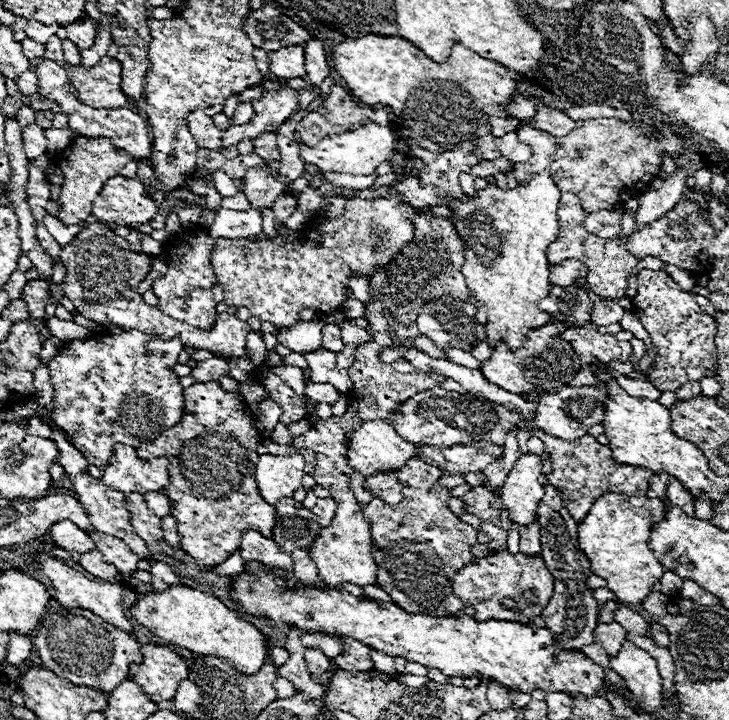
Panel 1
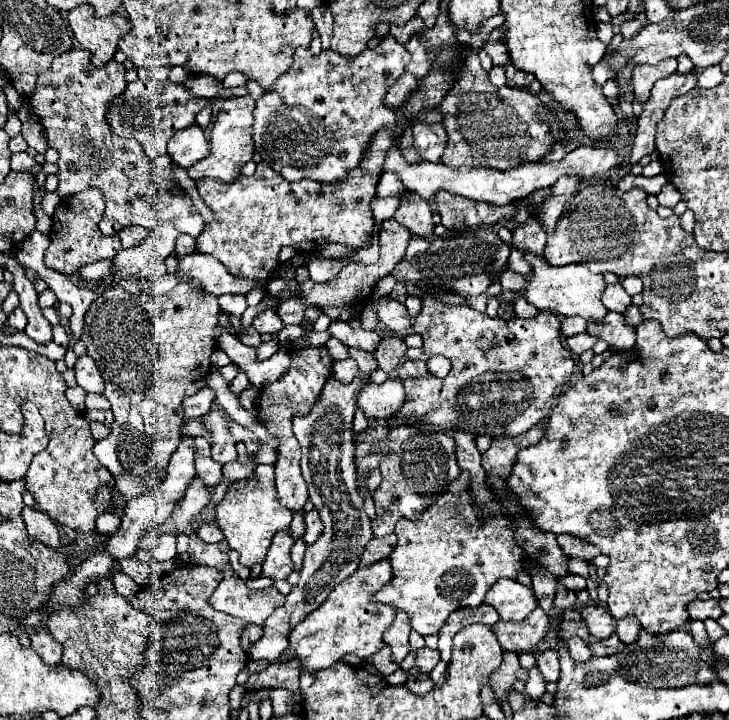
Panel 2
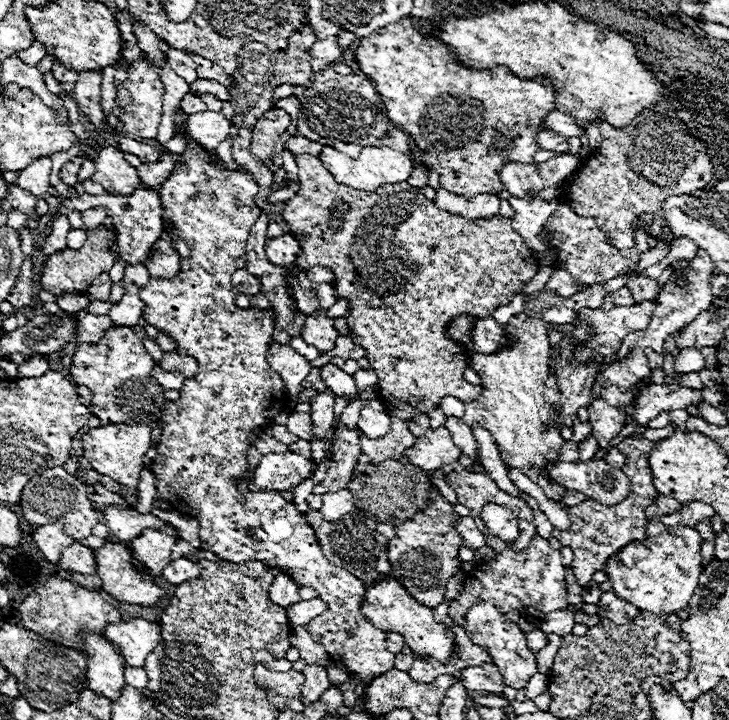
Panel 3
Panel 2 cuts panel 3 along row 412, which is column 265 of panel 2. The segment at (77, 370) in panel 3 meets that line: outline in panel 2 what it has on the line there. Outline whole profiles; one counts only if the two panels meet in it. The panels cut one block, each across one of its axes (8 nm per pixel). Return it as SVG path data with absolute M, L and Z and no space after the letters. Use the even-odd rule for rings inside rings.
M390 34L374 50L364 50L358 56L342 56L330 50L322 50L318 56L310 50L294 52L290 68L278 78L276 86L256 100L254 108L254 142L256 152L266 164L270 164L278 174L290 182L304 178L316 182L340 182L346 178L350 168L360 164L366 146L382 128L394 128L396 110L384 106L384 94L388 88L404 74L406 64L410 62L410 52L396 42Z

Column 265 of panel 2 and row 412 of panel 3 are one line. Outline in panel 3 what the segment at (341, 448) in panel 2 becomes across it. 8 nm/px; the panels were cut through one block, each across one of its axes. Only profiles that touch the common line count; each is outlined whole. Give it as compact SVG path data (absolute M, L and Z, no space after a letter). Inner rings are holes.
M654 384L640 394L640 404L624 406L622 412L634 414L634 418L644 426L652 418L656 418L662 410L680 410L680 408L698 406L698 404L704 404L702 390L692 390L680 384L670 384L670 386Z

